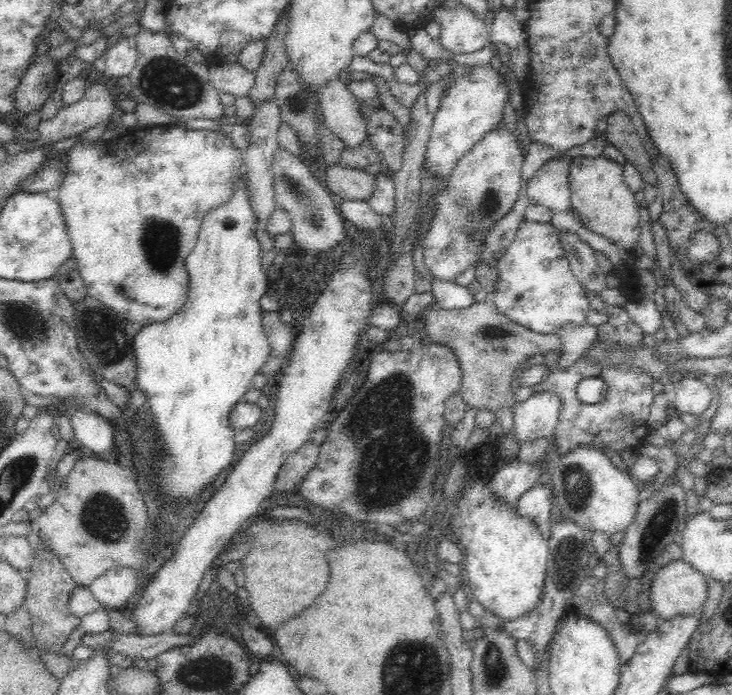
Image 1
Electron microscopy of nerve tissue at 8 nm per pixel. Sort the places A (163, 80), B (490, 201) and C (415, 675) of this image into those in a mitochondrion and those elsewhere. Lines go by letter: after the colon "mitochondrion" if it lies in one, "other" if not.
A: mitochondrion
B: mitochondrion
C: mitochondrion

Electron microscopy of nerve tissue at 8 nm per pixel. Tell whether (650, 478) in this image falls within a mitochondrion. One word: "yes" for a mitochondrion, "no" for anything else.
no

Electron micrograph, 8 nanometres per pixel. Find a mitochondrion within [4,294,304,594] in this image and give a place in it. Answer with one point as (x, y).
(100, 333)

